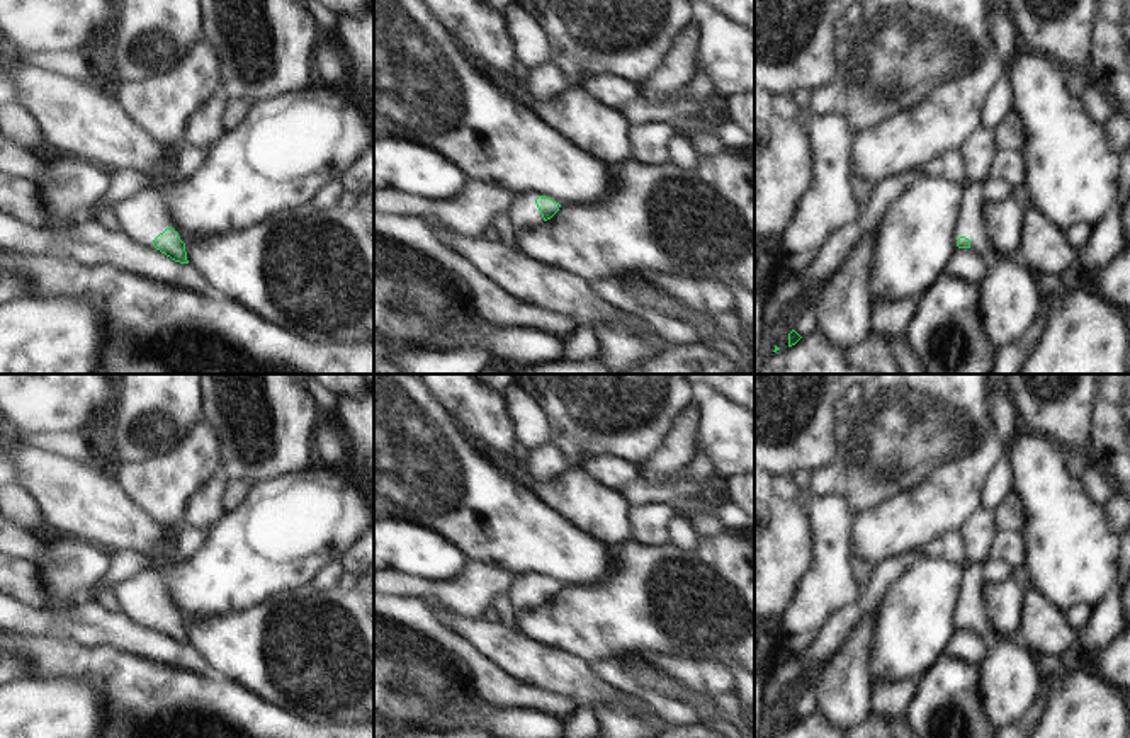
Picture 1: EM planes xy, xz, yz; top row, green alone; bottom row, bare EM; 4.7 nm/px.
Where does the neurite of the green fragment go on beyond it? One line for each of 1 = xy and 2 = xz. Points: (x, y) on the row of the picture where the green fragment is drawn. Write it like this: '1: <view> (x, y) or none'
1: xy (141, 216)
2: xz (524, 215)

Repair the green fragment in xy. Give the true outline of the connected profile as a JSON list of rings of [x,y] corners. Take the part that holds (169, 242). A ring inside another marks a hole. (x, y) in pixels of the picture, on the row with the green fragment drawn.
[[[143,187],[112,206],[121,231],[143,247],[155,247],[175,262],[189,264],[185,243],[170,226],[158,187]]]

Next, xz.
[[[513,194],[506,216],[513,231],[535,230],[551,219],[561,204],[545,196]]]

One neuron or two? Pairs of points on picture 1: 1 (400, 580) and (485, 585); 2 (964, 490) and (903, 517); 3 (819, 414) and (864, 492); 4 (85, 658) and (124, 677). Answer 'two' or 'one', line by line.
1: one
2: one
3: two
4: one

